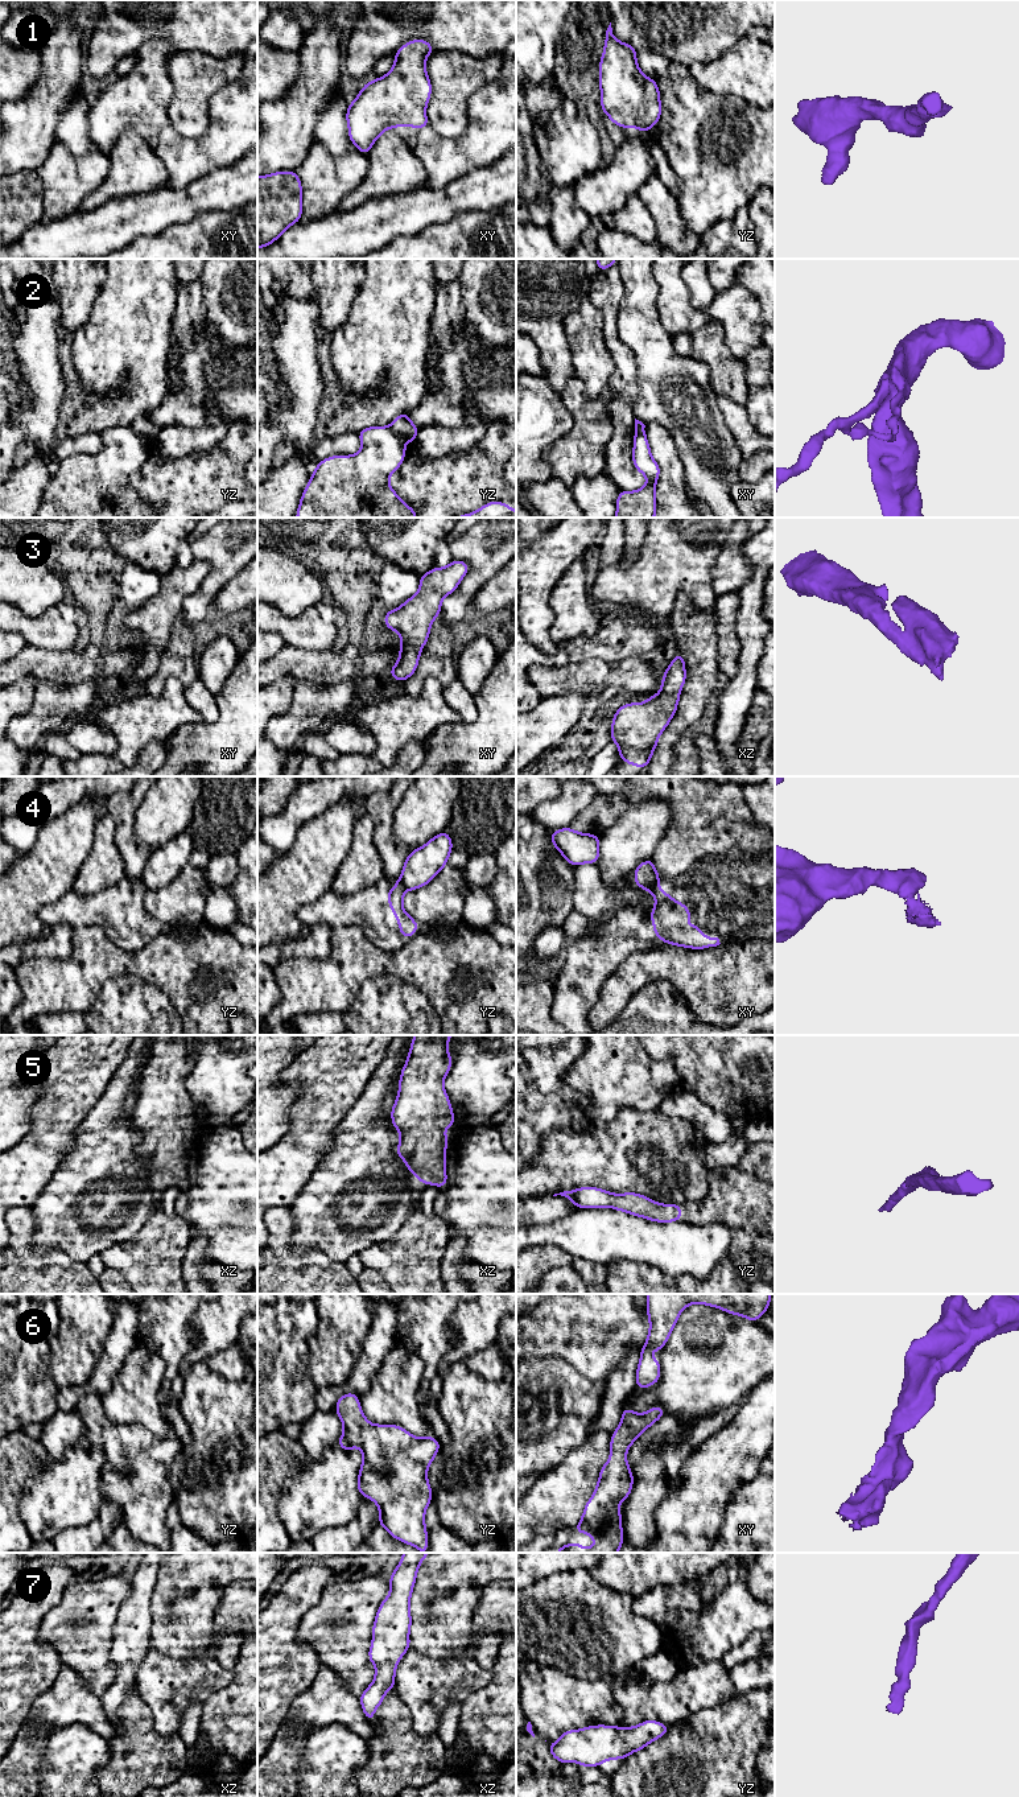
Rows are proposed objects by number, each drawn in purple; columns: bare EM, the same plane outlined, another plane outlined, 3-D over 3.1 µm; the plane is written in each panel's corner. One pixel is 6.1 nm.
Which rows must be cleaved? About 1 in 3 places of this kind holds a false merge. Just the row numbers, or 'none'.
2, 4

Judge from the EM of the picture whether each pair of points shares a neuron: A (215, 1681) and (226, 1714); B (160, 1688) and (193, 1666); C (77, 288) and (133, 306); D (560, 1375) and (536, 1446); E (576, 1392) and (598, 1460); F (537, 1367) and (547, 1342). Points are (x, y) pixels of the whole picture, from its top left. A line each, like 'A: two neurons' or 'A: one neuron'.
A: two neurons
B: one neuron
C: two neurons
D: one neuron
E: two neurons
F: two neurons

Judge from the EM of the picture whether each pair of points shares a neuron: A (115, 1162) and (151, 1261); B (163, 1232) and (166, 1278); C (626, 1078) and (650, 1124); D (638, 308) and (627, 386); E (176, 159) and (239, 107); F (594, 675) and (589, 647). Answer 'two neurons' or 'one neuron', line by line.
A: two neurons
B: one neuron
C: two neurons
D: two neurons
E: one neuron
F: two neurons

